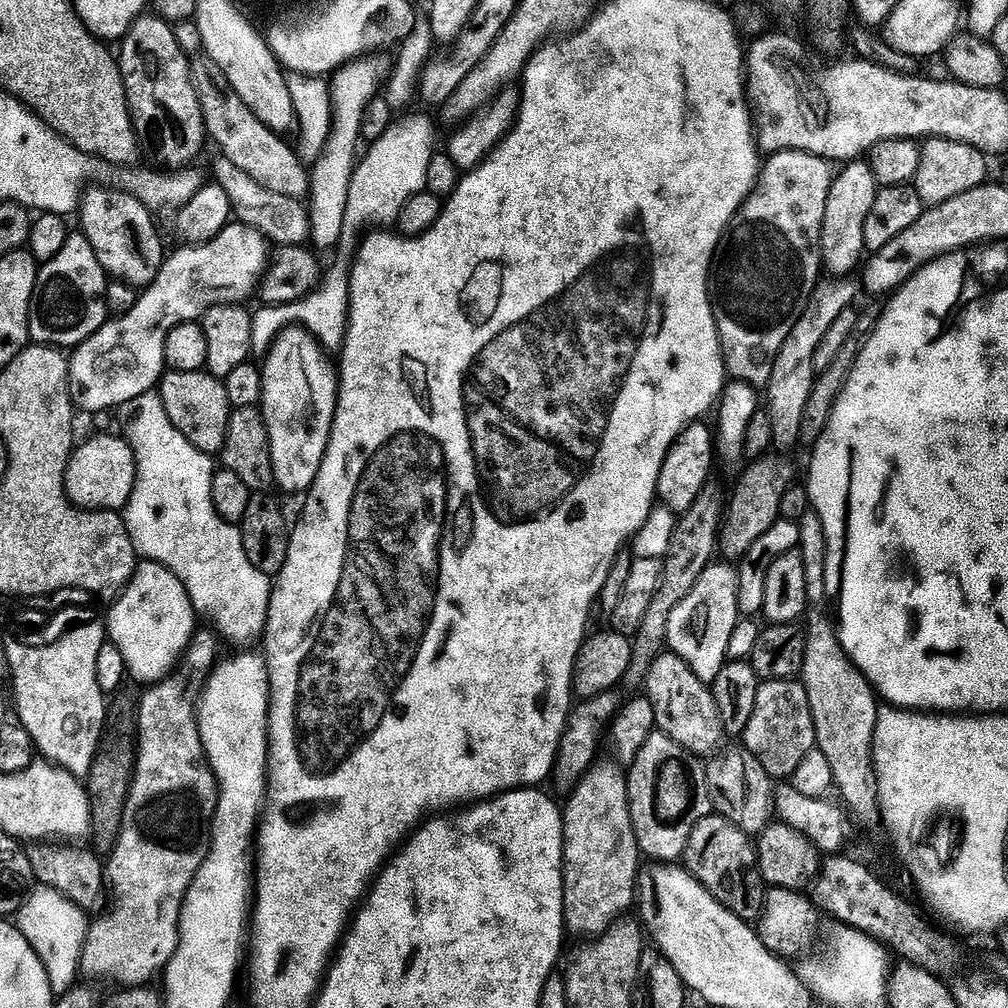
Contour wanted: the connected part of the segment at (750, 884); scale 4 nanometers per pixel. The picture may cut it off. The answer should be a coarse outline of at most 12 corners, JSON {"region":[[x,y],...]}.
{"region":[[715,814],[682,864],[726,910],[760,919],[754,840]]}

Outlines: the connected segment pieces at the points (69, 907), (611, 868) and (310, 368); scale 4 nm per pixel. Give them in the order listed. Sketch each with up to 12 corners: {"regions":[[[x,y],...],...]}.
{"regions":[[[59,887],[29,892],[14,923],[53,993],[77,987],[89,913]],[[628,773],[567,797],[564,923],[595,938],[638,900]],[[307,328],[263,357],[275,487],[307,493],[340,381]]]}

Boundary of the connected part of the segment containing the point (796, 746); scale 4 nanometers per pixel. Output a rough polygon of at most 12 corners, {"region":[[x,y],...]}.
{"region":[[799,679],[761,682],[742,744],[773,781],[816,748]]}

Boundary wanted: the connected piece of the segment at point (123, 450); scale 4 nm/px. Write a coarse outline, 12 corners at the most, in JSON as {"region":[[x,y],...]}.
{"region":[[99,433],[73,451],[64,488],[84,511],[121,511],[133,448]]}

